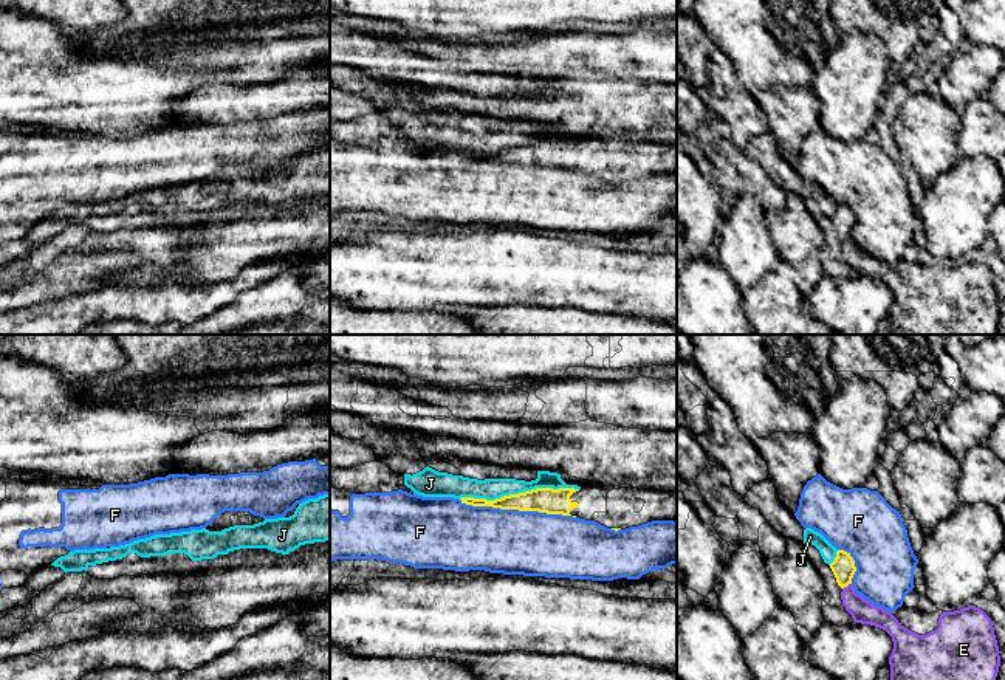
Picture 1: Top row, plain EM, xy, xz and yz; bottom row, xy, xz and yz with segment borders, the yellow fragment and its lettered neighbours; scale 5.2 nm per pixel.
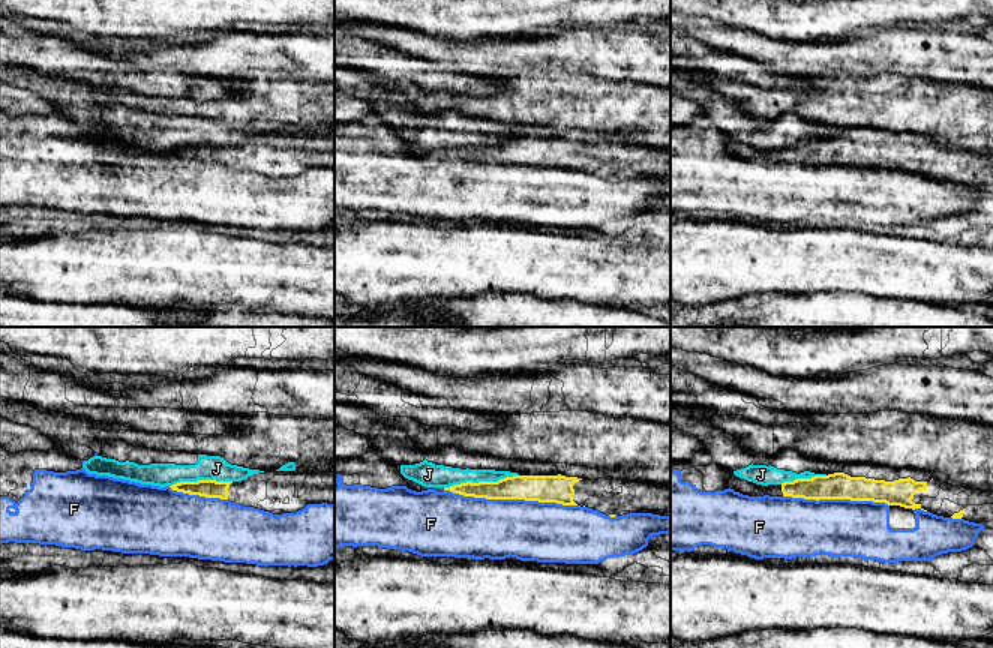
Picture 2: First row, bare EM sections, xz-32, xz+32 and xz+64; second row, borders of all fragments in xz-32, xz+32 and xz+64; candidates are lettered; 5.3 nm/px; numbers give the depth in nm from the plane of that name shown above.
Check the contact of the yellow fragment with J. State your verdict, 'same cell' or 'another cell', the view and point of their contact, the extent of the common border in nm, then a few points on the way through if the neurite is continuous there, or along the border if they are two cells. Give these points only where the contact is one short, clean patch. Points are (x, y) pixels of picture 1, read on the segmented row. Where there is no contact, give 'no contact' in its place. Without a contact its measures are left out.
another cell; contact xz (519, 493); length 600 nm

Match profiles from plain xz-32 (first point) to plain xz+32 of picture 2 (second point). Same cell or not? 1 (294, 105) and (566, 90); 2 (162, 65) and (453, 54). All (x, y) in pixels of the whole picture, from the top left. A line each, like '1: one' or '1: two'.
1: one
2: one

